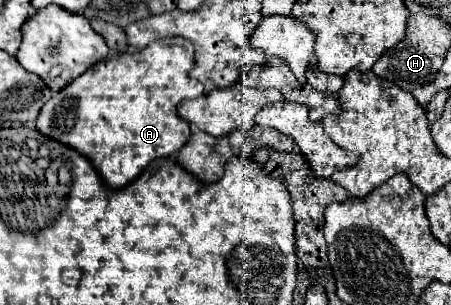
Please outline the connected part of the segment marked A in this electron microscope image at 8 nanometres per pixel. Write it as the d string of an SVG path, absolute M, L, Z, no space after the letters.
M169 37L143 51L121 53L87 69L77 81L53 93L41 109L35 129L91 161L111 189L135 181L145 165L175 155L191 137L191 127L177 117L177 105L203 95L203 85L189 77L193 43Z

